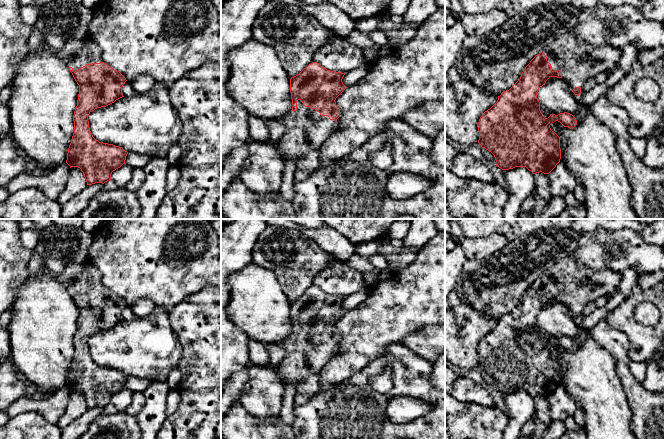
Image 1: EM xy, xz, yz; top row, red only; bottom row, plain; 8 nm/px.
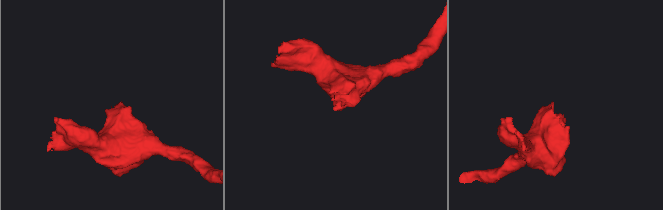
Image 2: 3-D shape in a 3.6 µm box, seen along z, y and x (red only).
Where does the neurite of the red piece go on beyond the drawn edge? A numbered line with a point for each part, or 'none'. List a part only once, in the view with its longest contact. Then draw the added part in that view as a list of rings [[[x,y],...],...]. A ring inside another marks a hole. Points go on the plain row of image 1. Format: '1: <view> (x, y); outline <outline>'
1: xz (306, 354); outline [[[301,324],[297,325],[297,334],[289,335],[280,345],[285,350],[285,358],[274,370],[282,383],[289,384],[294,391],[303,378],[319,374],[336,352],[336,345],[330,344],[328,340],[321,340],[315,333],[305,331]]]

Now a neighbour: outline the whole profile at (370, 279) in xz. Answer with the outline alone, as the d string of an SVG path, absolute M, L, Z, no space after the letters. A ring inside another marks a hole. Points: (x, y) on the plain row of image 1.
M364 273L363 278L368 287L373 287L379 282L379 276L373 273Z

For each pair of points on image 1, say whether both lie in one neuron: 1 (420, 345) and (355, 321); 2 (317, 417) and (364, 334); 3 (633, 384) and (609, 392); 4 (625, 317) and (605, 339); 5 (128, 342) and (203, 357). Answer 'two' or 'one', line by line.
1: two
2: two
3: two
4: two
5: two

